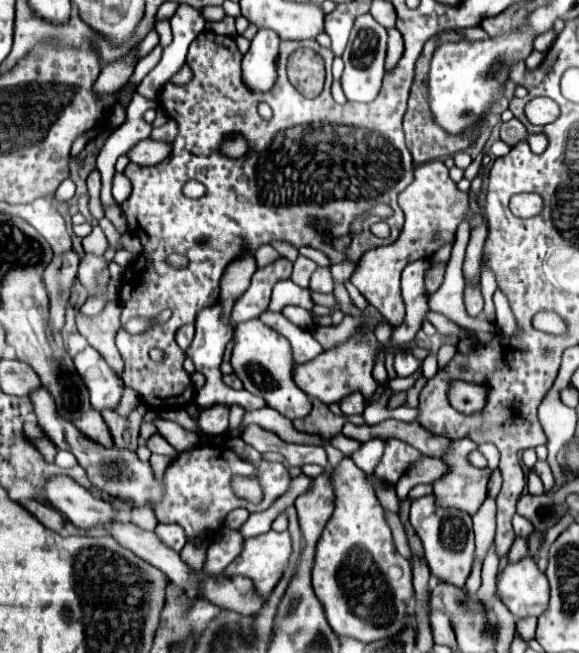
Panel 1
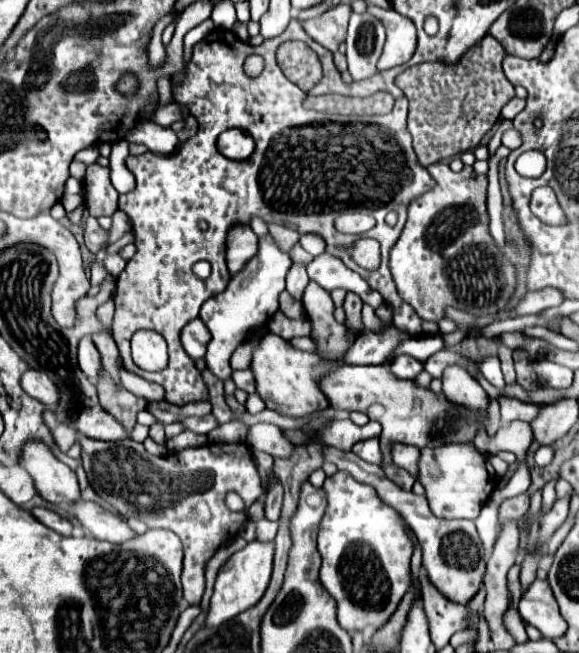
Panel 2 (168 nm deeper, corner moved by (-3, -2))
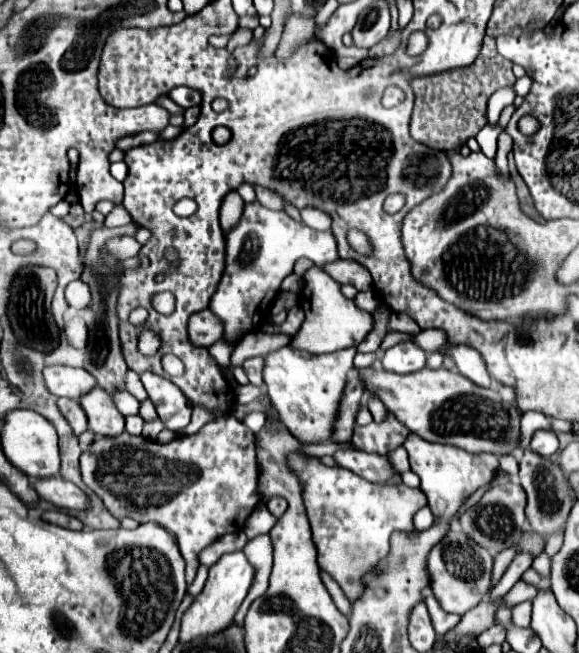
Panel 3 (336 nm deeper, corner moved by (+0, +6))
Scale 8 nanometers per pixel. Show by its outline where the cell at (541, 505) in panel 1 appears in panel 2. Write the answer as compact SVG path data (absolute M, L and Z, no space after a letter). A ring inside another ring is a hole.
M520 494L516 498L504 500L500 504L500 510L498 510L498 530L502 530L502 526L506 522L522 518L528 512L528 506L530 506L530 498L526 494Z

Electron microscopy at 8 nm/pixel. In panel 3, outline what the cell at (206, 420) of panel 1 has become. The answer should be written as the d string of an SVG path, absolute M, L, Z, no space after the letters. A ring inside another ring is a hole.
M143 372L139 374L139 378L165 428L173 432L183 430L191 422L191 404L187 402L183 392L171 380L151 372Z

